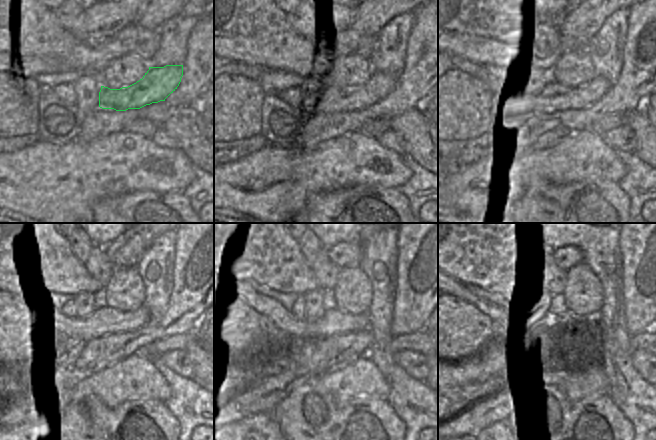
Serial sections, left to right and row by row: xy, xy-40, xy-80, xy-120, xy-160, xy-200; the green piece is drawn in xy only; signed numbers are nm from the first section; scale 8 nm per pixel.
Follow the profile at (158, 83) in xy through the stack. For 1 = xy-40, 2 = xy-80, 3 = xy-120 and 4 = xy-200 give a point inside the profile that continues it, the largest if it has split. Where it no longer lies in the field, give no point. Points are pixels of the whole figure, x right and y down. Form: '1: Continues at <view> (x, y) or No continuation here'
1: Continues at xy-40 (332, 98)
2: Continues at xy-80 (554, 97)
3: Continues at xy-120 (105, 321)
4: Continues at xy-200 (500, 316)

